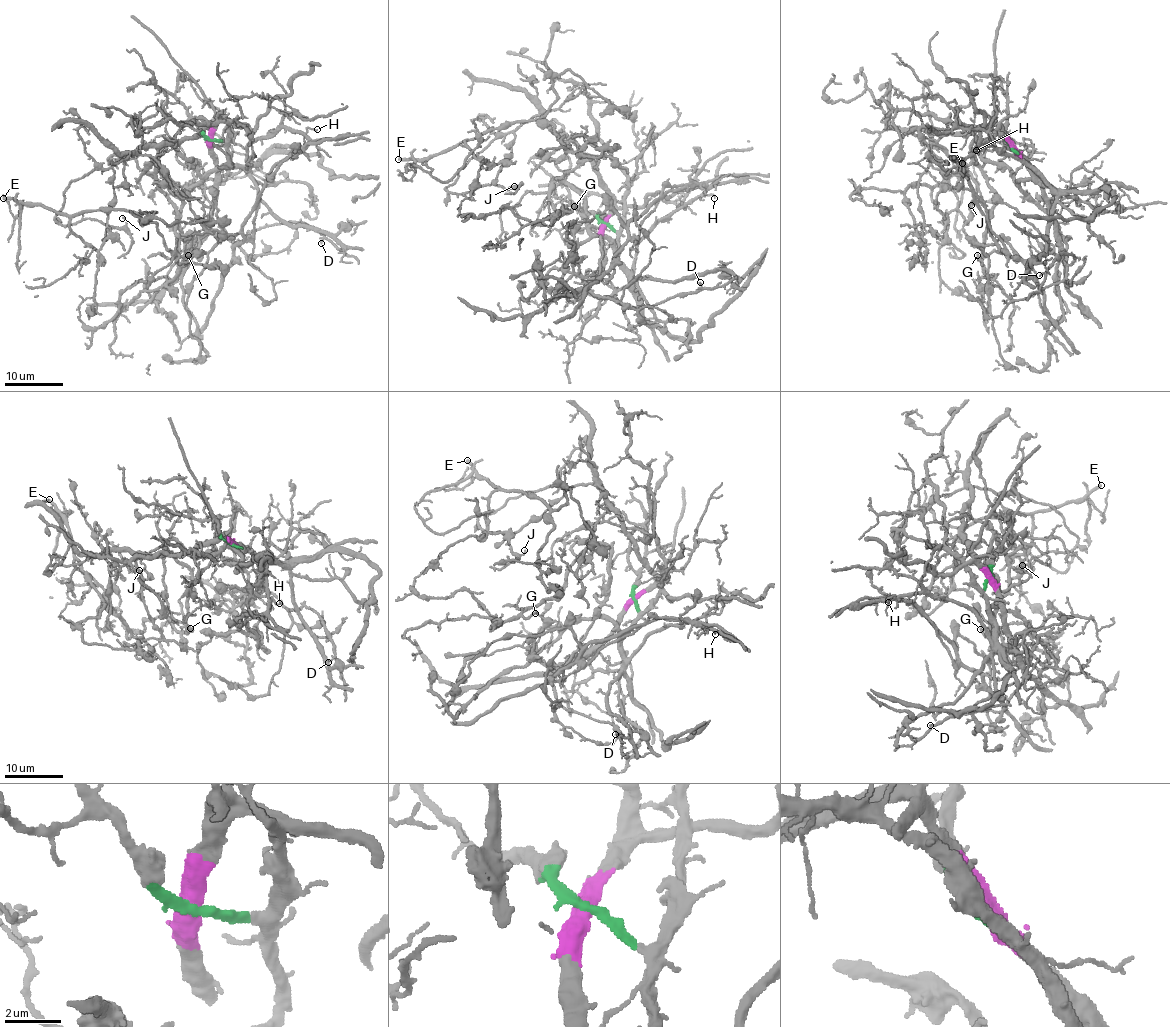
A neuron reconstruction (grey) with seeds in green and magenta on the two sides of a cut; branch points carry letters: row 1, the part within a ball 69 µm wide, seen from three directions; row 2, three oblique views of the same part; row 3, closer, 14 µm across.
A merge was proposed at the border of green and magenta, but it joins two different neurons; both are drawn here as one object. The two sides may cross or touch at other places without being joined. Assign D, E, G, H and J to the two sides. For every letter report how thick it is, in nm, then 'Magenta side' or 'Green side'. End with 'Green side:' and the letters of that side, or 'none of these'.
D: Thickness 140 nm. Magenta side
E: Thickness 320 nm. Magenta side
G: Thickness 220 nm. Green side
H: Thickness 110 nm. Green side
J: Thickness 90 nm. Magenta side
Green side: G, H

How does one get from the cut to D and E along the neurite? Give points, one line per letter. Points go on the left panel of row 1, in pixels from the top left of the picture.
D: (211, 139), (217, 190), (210, 227), (216, 234), (243, 241), (255, 230), (289, 221), (318, 229), (321, 243)
E: (211, 139), (216, 118), (192, 137), (121, 158), (112, 167), (110, 233), (98, 250), (68, 218), (3, 197)

